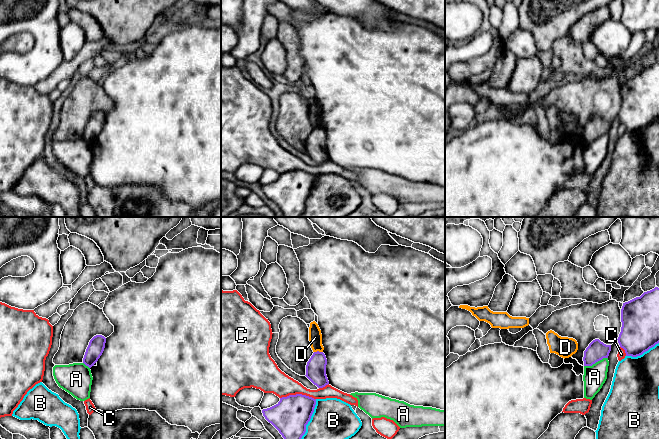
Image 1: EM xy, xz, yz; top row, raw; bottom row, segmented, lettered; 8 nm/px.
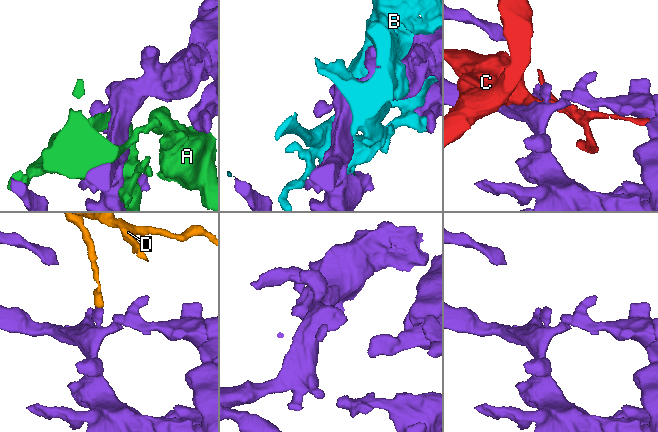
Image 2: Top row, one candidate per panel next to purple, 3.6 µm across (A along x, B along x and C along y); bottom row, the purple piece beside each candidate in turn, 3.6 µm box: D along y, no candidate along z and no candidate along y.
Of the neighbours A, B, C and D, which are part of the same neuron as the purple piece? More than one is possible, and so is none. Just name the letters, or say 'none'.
none

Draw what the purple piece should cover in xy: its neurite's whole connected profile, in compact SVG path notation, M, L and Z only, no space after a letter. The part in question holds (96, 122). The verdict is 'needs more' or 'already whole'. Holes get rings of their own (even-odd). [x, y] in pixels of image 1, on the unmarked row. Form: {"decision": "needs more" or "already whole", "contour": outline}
{"decision": "already whole", "contour": "M102 111L94 112L86 125L83 139L91 144L98 137L105 124L106 114Z"}

